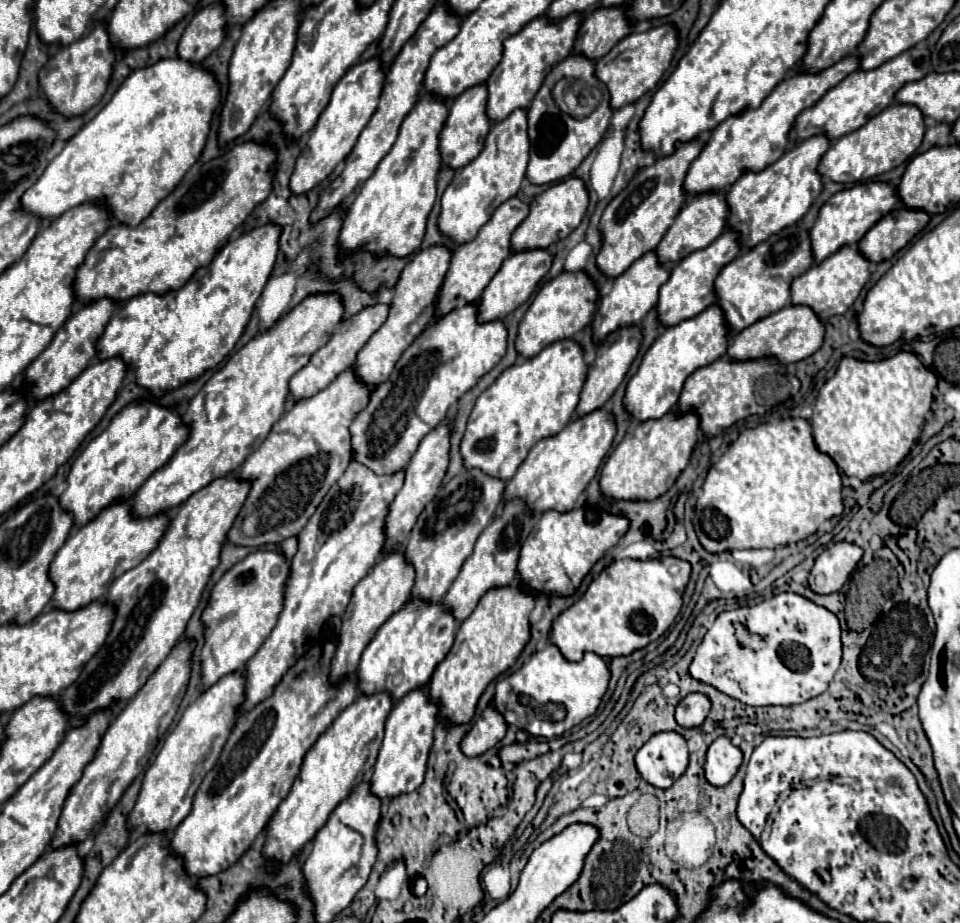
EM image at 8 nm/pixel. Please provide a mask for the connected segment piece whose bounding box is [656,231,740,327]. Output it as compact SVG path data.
M726 231L714 243L710 243L706 249L694 251L688 257L684 257L682 261L678 261L670 269L668 281L660 287L660 301L658 301L658 307L656 307L658 323L664 325L664 327L672 327L672 325L678 325L680 321L696 317L698 313L708 309L716 299L716 295L714 295L714 279L718 277L720 269L724 265L728 265L732 259L736 259L738 255L740 255L738 233Z

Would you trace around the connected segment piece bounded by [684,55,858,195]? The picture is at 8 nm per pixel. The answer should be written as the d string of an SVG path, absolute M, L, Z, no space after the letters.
M848 55L842 61L834 63L832 67L824 69L822 73L810 75L810 73L798 73L782 81L756 109L746 109L740 115L732 115L726 121L722 121L710 135L708 143L700 151L698 159L692 161L686 179L684 179L684 191L690 195L700 195L708 191L726 191L738 177L742 177L746 171L762 171L764 167L778 161L790 147L790 127L794 125L798 113L802 113L806 107L814 105L828 89L832 89L838 81L842 81L846 75L858 71L858 57Z

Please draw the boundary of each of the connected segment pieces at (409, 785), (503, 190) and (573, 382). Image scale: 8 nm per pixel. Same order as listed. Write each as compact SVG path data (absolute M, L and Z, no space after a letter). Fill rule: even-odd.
M416 689L408 693L392 707L386 719L386 733L370 777L372 795L376 795L378 799L394 799L402 793L412 793L422 785L436 723L438 723L438 707L430 703L426 689Z
M516 109L510 113L510 117L490 127L482 153L472 163L456 171L452 183L446 187L440 199L438 231L458 245L472 241L478 229L500 207L500 203L518 193L528 165L528 151L530 143L526 137L526 109Z
M572 339L556 341L522 365L508 367L474 403L460 443L464 469L480 469L508 481L540 439L554 437L570 423L584 379L584 351Z

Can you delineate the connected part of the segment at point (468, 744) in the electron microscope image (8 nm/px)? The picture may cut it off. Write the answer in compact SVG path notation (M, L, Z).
M486 707L482 715L478 717L478 721L472 725L470 733L462 741L464 755L476 757L476 755L486 753L506 735L506 729L508 725L504 717L494 707Z

